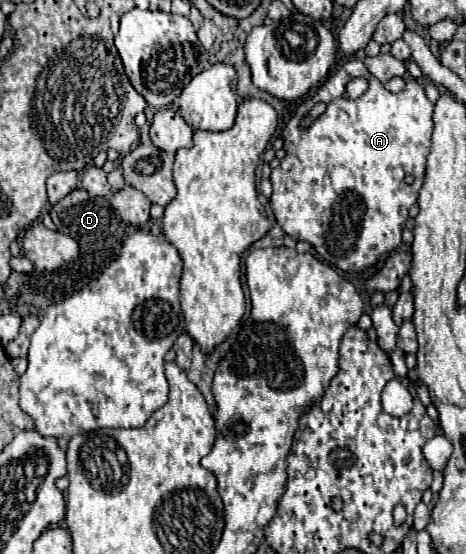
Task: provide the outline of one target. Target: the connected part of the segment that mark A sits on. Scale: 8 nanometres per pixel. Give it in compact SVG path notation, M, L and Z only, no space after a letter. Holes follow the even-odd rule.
M350 57L348 63L328 77L316 95L298 105L296 113L282 131L286 157L276 169L272 169L270 175L274 189L270 205L282 231L294 241L308 241L322 261L338 267L344 273L362 273L366 267L376 265L382 255L396 251L402 245L402 231L408 219L408 209L416 203L424 181L426 155L430 151L430 137L434 129L432 111L434 105L426 99L424 89L416 79L410 77L400 93L390 93L374 75L370 75L358 57ZM356 77L364 77L368 81L368 91L354 101L346 97L346 85ZM318 101L326 103L326 111L306 131L302 131L302 115L308 113L310 107ZM406 173L414 175L412 185L404 183Z

